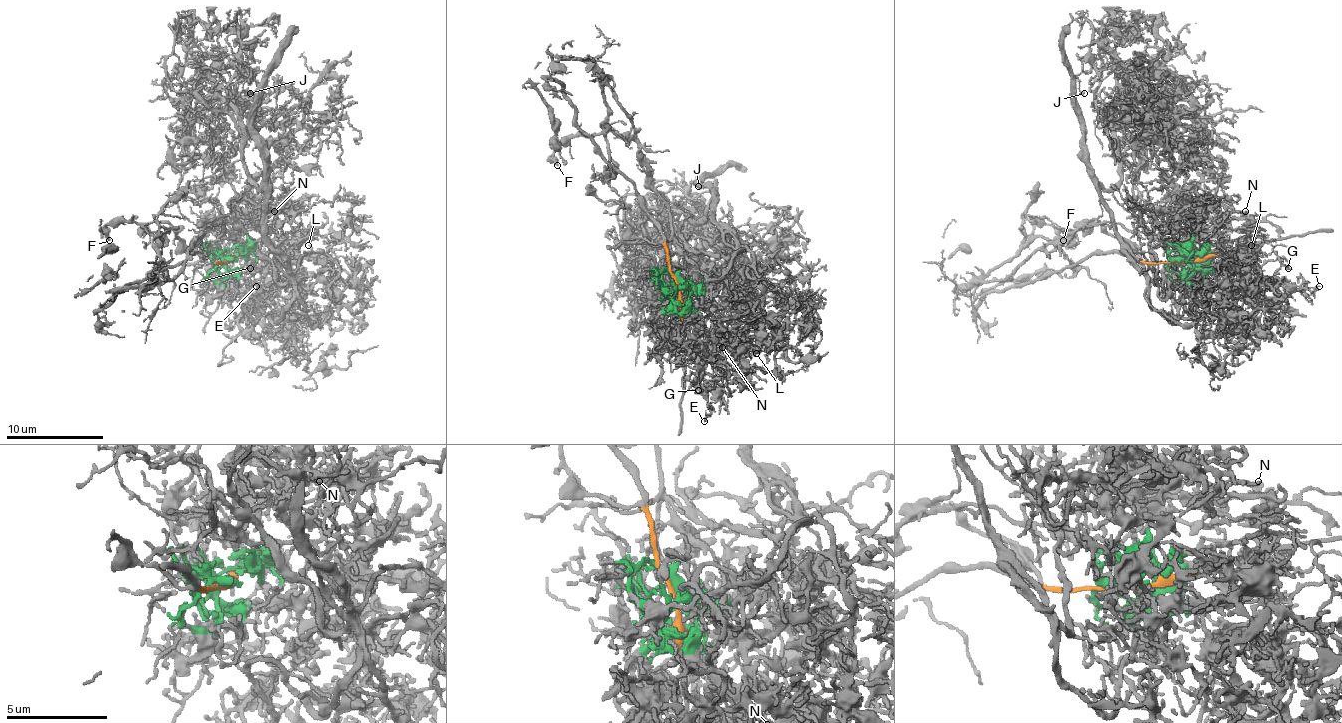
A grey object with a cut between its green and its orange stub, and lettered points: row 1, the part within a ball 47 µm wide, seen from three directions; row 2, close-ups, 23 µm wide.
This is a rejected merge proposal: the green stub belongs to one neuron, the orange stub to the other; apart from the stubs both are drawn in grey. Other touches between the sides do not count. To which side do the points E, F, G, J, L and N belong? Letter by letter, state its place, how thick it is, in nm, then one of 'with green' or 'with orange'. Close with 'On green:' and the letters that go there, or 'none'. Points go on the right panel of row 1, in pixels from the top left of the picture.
E: place (1319, 286); calibre 190 nm; with green
F: place (1063, 240); calibre 200 nm; with orange
G: place (1288, 268); calibre 120 nm; with green
J: place (1084, 93); calibre 100 nm; with green
L: place (1251, 245); calibre 120 nm; with green
N: place (1245, 211); calibre 130 nm; with green
On green: E, G, J, L, N

